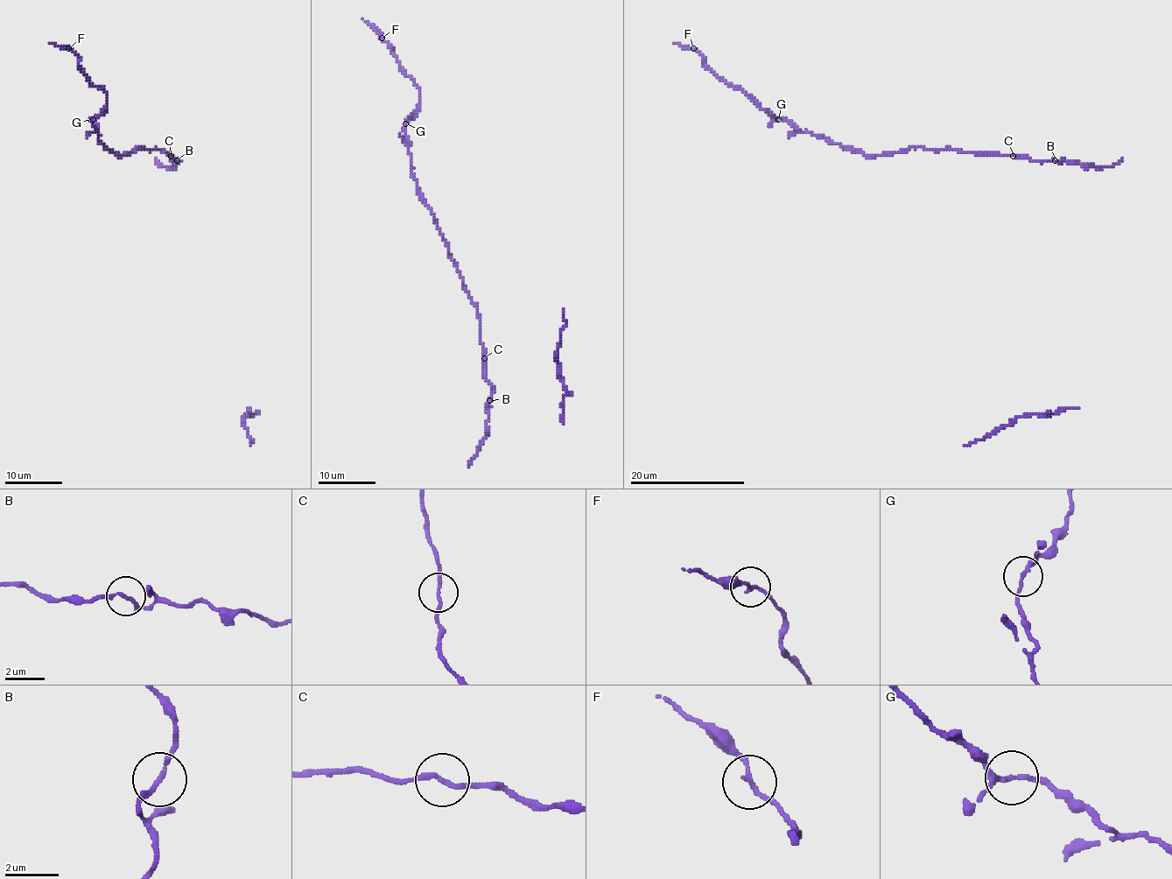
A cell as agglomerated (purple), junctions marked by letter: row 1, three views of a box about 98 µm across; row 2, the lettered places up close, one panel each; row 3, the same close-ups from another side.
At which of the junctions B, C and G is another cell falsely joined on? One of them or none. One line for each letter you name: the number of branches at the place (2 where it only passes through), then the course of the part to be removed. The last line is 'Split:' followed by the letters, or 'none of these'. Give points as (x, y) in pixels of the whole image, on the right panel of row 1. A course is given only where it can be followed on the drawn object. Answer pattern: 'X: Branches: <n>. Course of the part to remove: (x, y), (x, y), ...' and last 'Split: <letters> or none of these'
Split: none of these

